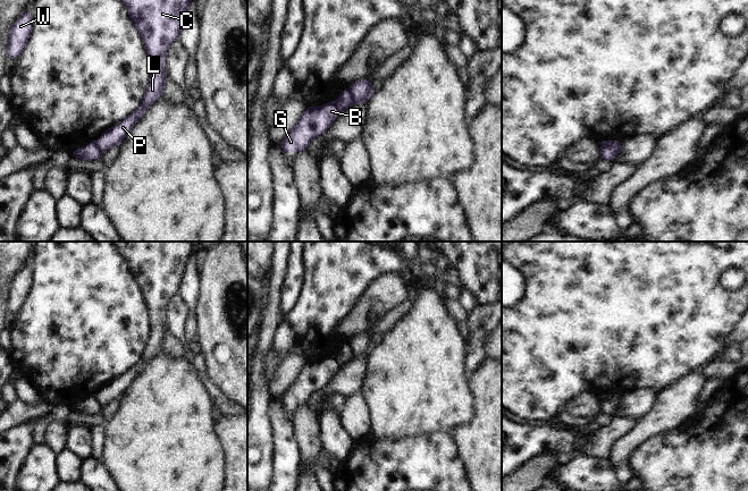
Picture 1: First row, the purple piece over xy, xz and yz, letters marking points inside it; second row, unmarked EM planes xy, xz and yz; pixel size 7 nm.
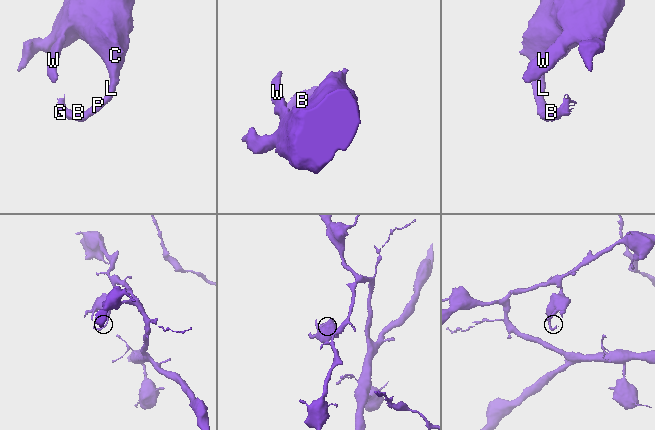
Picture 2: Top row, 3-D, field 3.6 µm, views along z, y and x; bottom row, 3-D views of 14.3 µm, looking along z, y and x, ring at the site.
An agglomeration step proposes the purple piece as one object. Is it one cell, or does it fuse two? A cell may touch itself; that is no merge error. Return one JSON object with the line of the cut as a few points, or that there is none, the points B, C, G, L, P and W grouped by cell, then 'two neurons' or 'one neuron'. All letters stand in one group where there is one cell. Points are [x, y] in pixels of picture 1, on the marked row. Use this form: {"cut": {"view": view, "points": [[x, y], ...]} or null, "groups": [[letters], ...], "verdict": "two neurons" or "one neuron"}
{"cut": {"view": "xz", "points": [[347, 90], [353, 103]]}, "groups": [["B", "G"], ["C", "L", "P", "W"]], "verdict": "two neurons"}

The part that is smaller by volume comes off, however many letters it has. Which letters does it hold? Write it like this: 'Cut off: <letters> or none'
Cut off: B, G

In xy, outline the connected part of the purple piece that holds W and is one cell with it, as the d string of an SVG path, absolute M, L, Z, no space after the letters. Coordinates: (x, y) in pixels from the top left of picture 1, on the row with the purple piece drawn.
M26 10L11 26L9 32L9 42L7 44L7 54L16 59L25 48L32 33L32 15Z

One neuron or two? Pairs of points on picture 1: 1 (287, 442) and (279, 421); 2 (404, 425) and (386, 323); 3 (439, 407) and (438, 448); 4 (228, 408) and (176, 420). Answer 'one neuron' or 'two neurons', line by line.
1: one neuron
2: two neurons
3: two neurons
4: two neurons

